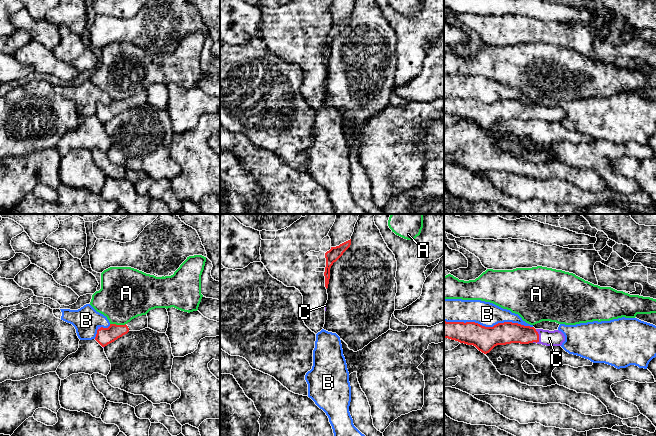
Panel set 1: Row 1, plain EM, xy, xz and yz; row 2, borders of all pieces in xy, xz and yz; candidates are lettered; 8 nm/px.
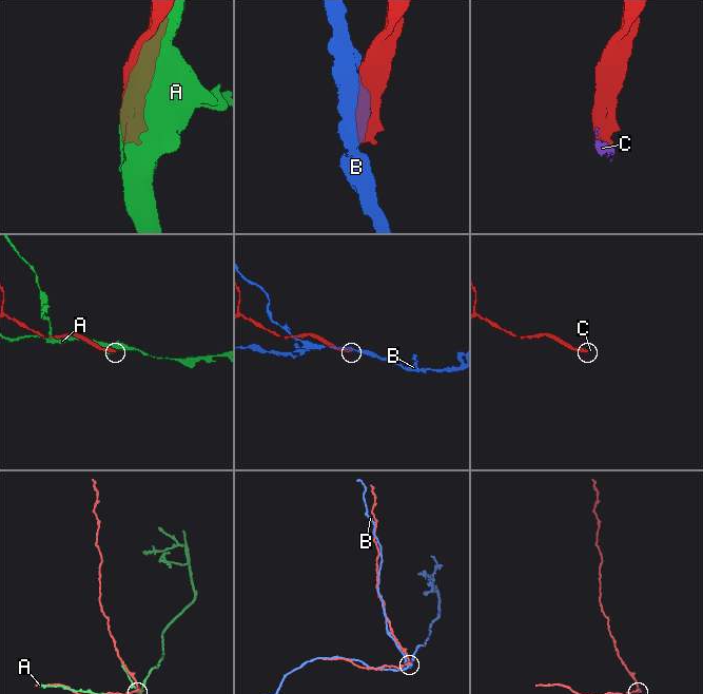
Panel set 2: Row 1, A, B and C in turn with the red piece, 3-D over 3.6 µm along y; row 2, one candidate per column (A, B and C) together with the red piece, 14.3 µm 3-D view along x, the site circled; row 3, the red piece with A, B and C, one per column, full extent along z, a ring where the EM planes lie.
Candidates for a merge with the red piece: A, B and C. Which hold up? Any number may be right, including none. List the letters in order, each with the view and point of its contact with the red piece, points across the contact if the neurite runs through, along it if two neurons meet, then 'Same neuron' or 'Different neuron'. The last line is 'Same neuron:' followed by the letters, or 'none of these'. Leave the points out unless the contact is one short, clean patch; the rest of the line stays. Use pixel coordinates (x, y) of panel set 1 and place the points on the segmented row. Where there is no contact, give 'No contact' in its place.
A: Touches red at xy (118, 325). Different neuron
B: Touches red at yz (488, 327). Different neuron
C: Touches red at yz (538, 338). Path across: yz (508, 332), (538, 338), (549, 338). Same neuron
Same neuron: C

